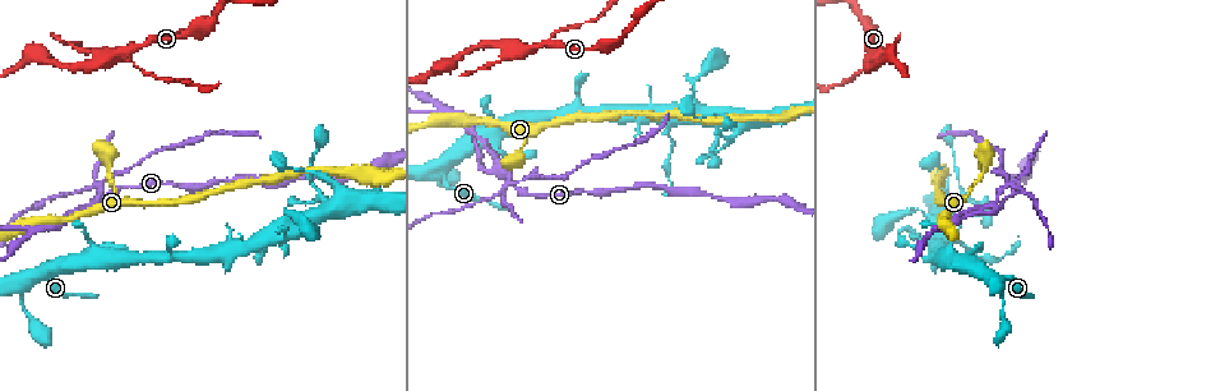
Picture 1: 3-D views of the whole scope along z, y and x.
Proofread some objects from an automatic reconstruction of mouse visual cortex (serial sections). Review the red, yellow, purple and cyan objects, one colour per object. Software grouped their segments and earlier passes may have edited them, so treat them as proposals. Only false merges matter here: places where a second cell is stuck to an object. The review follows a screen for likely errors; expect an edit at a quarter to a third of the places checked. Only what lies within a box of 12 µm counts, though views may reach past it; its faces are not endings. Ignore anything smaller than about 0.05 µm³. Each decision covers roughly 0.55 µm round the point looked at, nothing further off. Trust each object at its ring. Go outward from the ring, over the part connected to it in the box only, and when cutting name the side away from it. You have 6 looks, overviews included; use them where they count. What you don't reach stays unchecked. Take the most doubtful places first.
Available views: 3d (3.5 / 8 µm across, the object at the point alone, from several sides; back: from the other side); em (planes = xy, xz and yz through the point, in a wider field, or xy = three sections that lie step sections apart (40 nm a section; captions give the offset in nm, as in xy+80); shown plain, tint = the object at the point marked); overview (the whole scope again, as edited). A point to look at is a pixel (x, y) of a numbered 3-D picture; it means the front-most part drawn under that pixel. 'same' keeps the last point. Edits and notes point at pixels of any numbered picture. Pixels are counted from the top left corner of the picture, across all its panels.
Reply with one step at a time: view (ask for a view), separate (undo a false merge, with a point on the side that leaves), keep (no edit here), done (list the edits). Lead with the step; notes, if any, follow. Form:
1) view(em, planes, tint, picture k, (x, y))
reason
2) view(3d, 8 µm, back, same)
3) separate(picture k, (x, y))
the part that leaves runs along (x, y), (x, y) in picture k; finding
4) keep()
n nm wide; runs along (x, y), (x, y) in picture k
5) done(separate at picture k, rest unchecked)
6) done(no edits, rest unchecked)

view(3d, 3.5 µm, picture 1, (1004, 202))
four-way junction

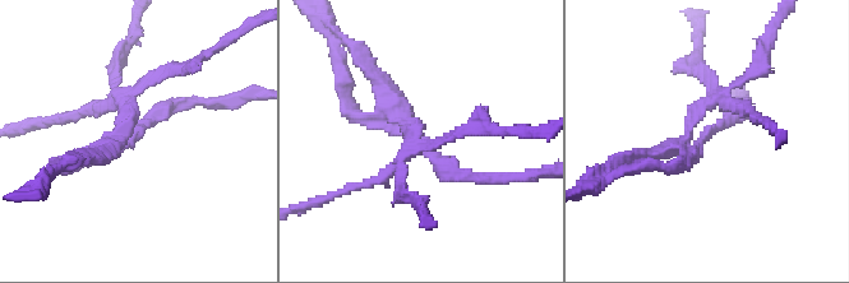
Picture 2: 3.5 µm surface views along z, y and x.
view(em, xy, step 3, tint, picture 2, (700, 138))

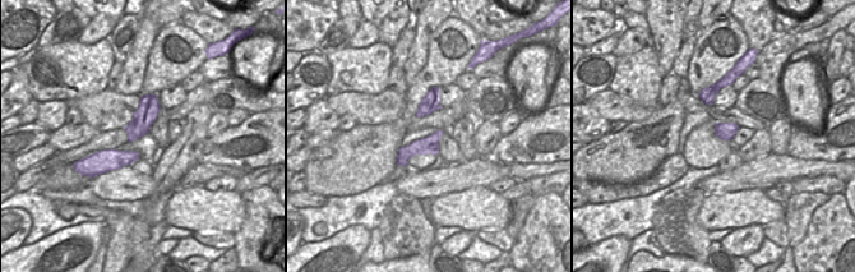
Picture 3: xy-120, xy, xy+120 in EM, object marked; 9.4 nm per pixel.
separate(picture 2, (711, 98))
the part that leaves runs along (691, 137), (714, 93), (695, 63) in picture 2; a second cell is stuck on

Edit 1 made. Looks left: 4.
view(overview)
redraw

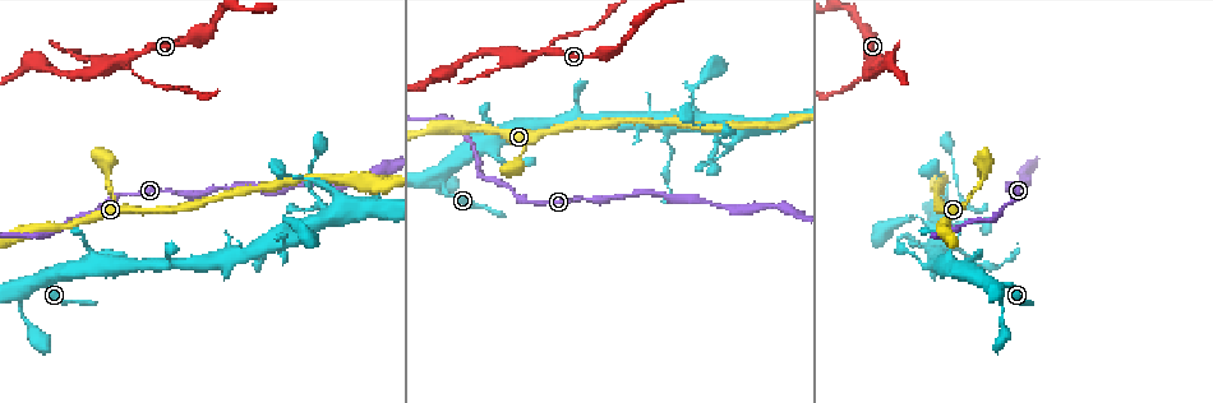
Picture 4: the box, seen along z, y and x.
view(3d, 3.5 µm, picture 4, (867, 60))
arms part here

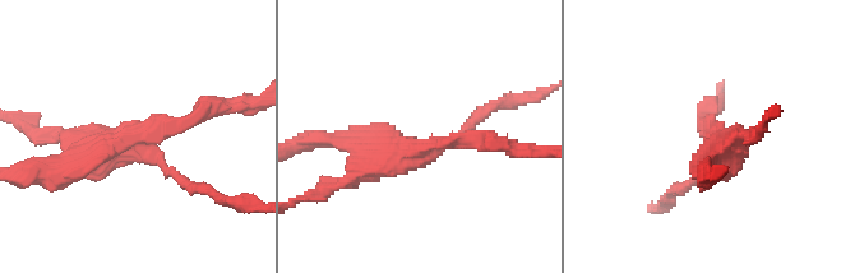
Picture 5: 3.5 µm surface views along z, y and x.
view(em, planes, tint, picture 5, (149, 138))
3 arms; arms of 100, 200, 400 nm; shape alone is not enough

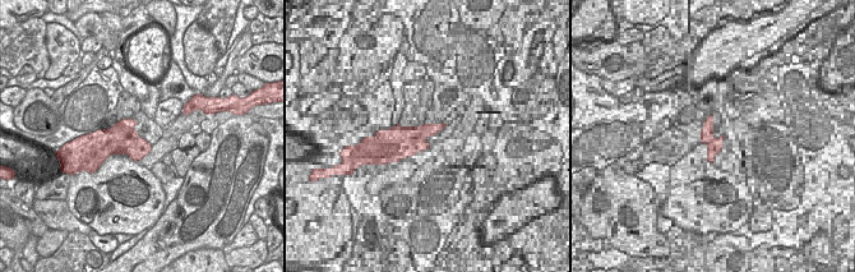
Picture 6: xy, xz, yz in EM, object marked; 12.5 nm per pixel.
separate(picture 5, (38, 135))
a second cell is stuck on

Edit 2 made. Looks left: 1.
done(separate at picture 2, separate at picture 5, rest unchecked)

